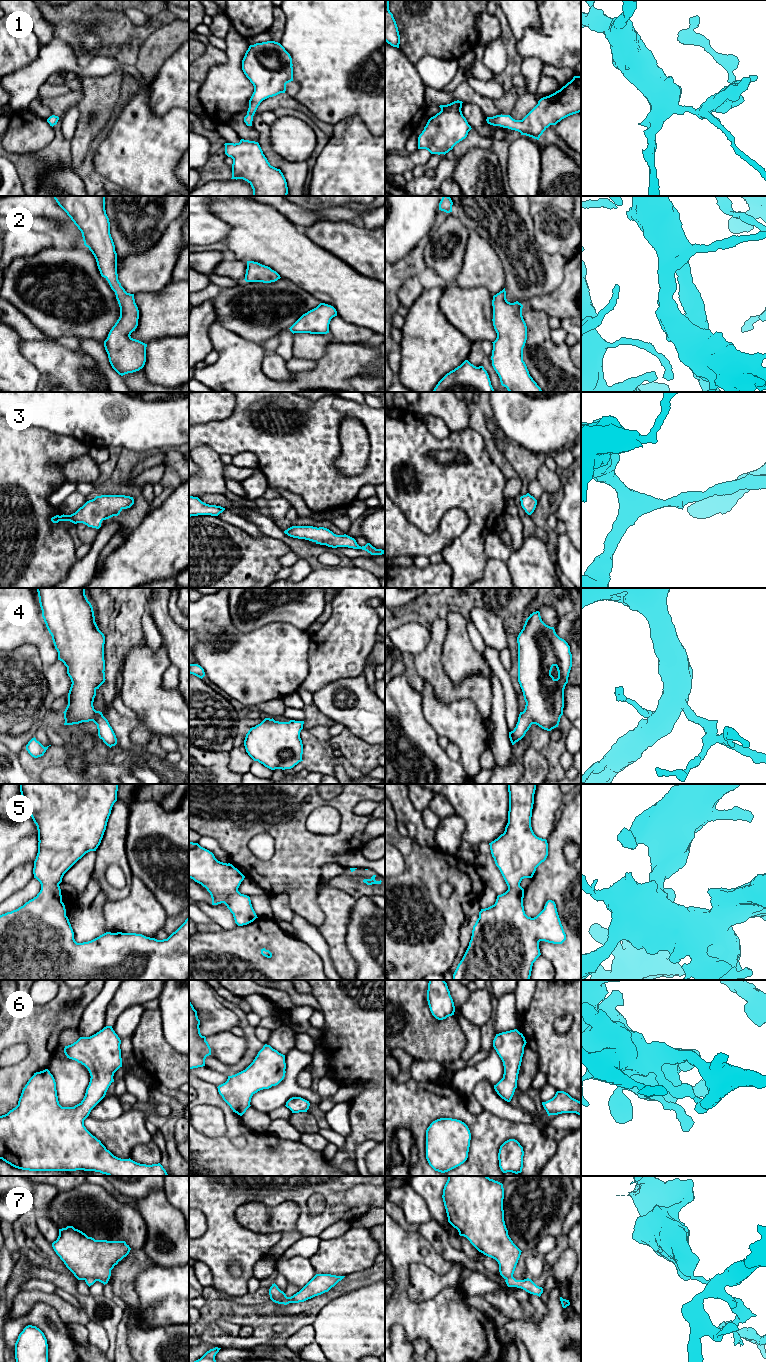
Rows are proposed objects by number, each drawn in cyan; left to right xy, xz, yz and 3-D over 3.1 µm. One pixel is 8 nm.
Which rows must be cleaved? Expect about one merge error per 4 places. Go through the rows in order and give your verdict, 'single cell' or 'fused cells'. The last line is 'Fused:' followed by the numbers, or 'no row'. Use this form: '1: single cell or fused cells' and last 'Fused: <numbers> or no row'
1: single cell
2: single cell
3: single cell
4: single cell
5: single cell
6: single cell
7: fused cells
Fused: 7

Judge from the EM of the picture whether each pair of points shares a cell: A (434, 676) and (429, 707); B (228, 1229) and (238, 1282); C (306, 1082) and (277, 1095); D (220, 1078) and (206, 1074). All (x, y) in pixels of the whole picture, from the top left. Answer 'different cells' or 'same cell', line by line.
A: different cells
B: same cell
C: different cells
D: same cell

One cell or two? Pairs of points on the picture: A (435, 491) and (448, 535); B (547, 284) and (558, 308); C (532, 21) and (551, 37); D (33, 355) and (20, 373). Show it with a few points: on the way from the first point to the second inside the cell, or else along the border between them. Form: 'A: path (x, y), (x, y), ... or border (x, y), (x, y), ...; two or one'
A: border (465, 512), (450, 508), (439, 526), (427, 534); two
B: border (564, 272), (556, 288), (529, 301); two
C: border (538, 10), (540, 26), (528, 28), (519, 40); two
D: border (20, 339), (21, 353), (37, 369), (41, 376); two

